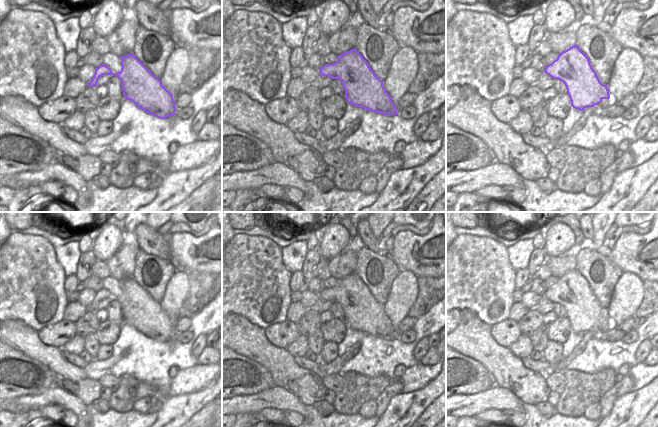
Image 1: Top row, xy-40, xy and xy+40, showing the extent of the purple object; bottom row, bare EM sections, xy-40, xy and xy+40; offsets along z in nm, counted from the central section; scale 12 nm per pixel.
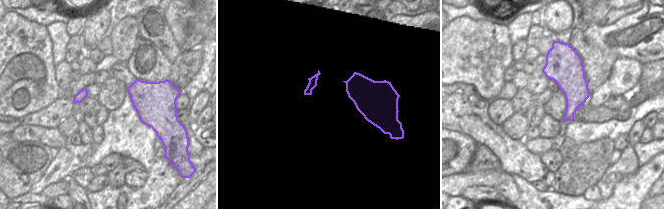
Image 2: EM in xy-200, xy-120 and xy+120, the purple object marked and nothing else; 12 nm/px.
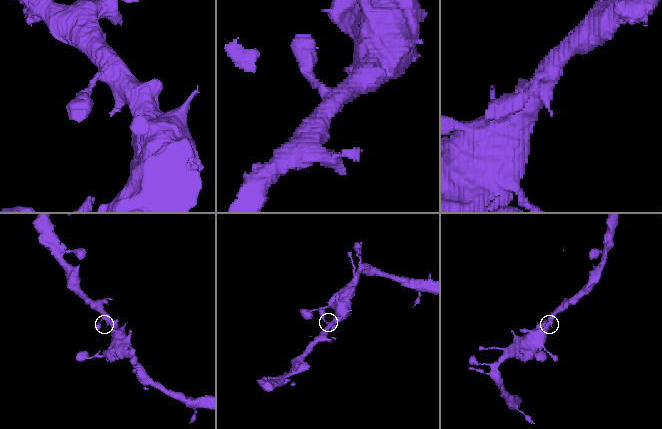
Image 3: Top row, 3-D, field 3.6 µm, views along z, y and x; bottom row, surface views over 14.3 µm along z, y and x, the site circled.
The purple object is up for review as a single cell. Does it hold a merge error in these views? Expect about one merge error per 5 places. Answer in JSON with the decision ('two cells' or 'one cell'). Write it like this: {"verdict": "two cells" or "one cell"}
{"verdict": "one cell"}

